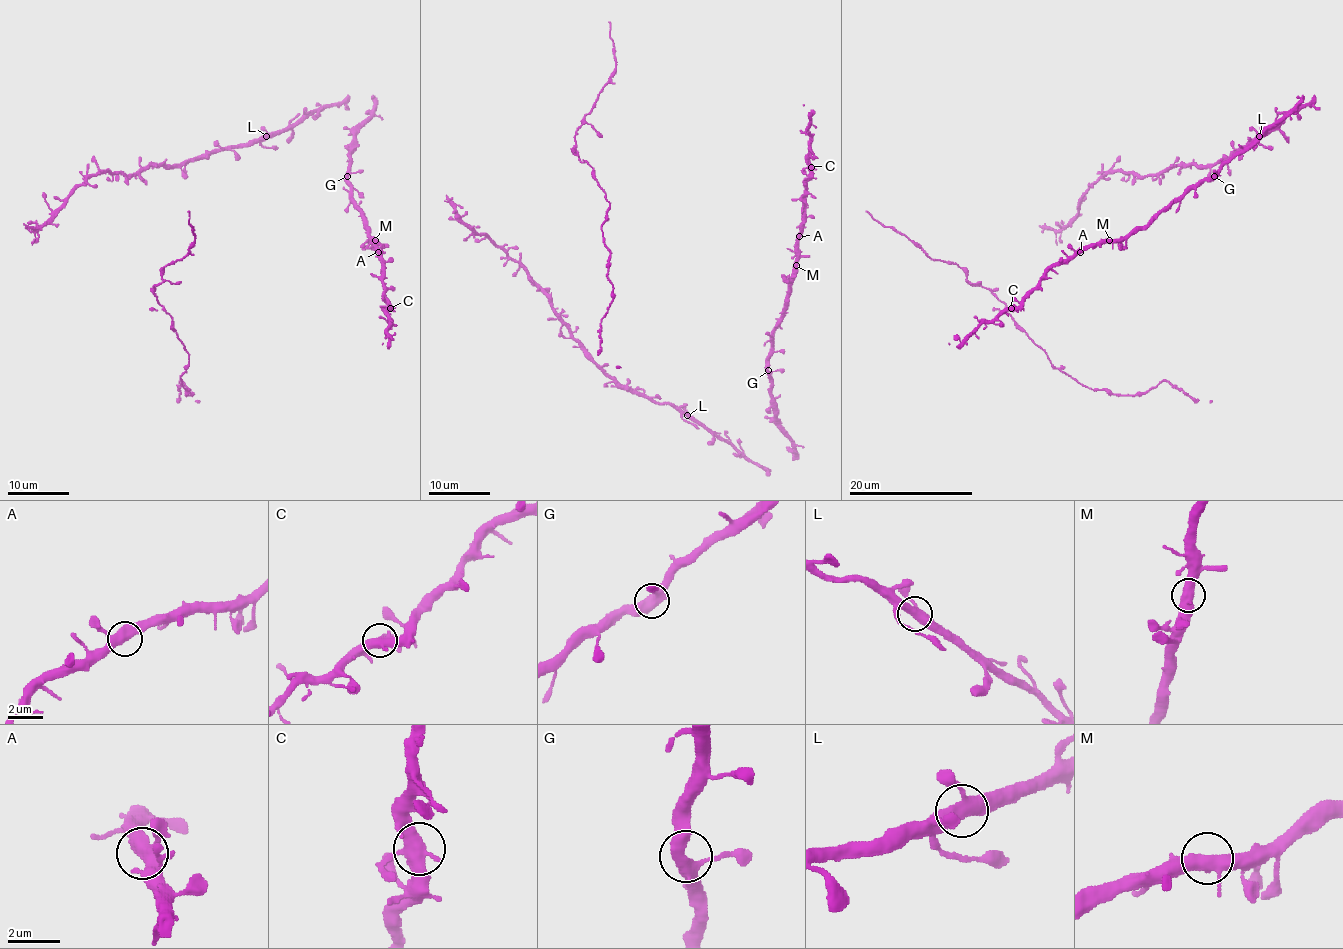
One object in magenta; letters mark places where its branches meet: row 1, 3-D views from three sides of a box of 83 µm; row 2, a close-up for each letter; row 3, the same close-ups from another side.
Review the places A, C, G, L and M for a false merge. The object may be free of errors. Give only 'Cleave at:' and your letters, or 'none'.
Cleave at: none

